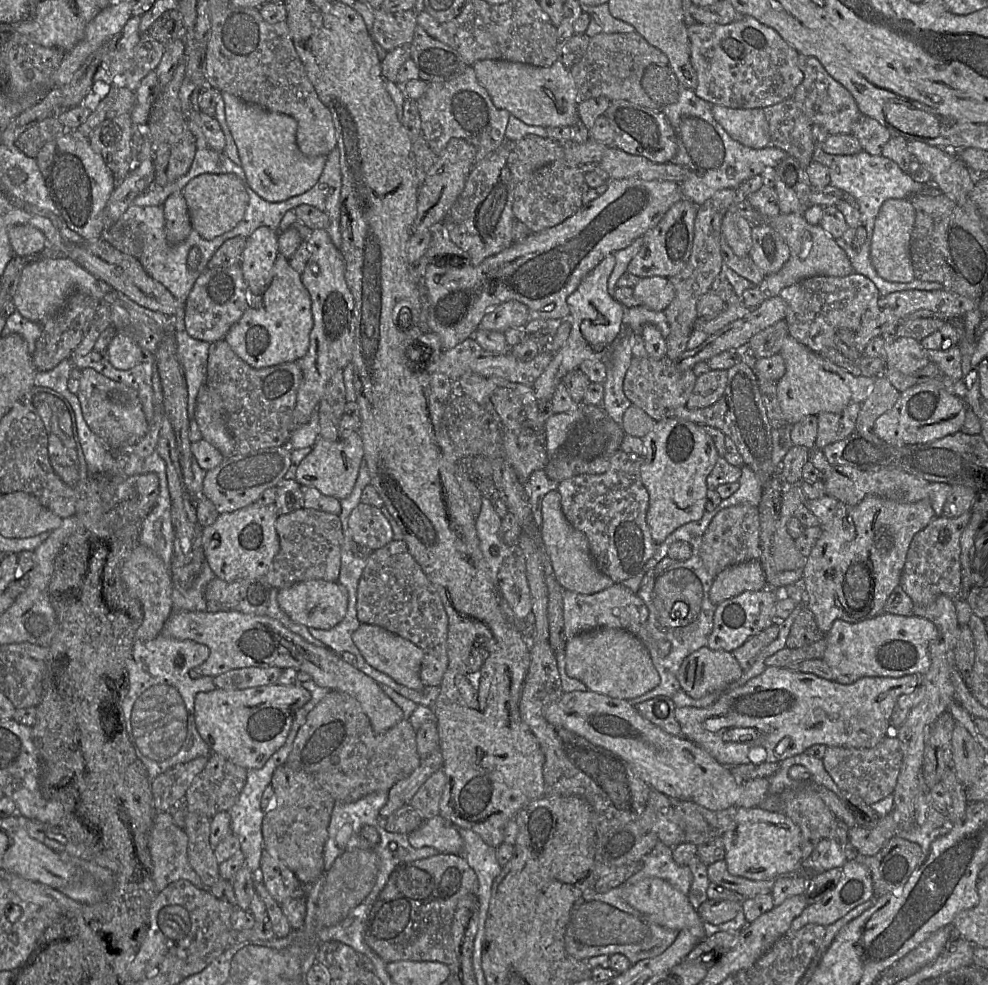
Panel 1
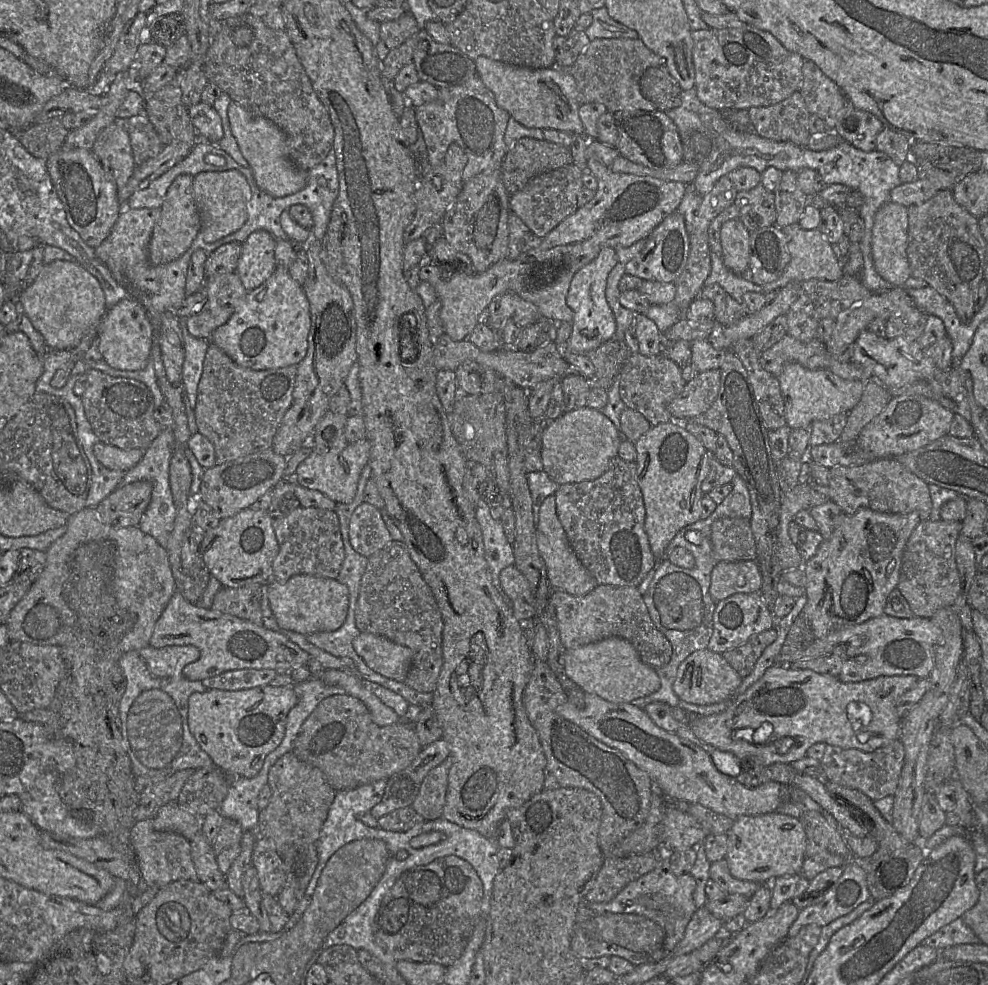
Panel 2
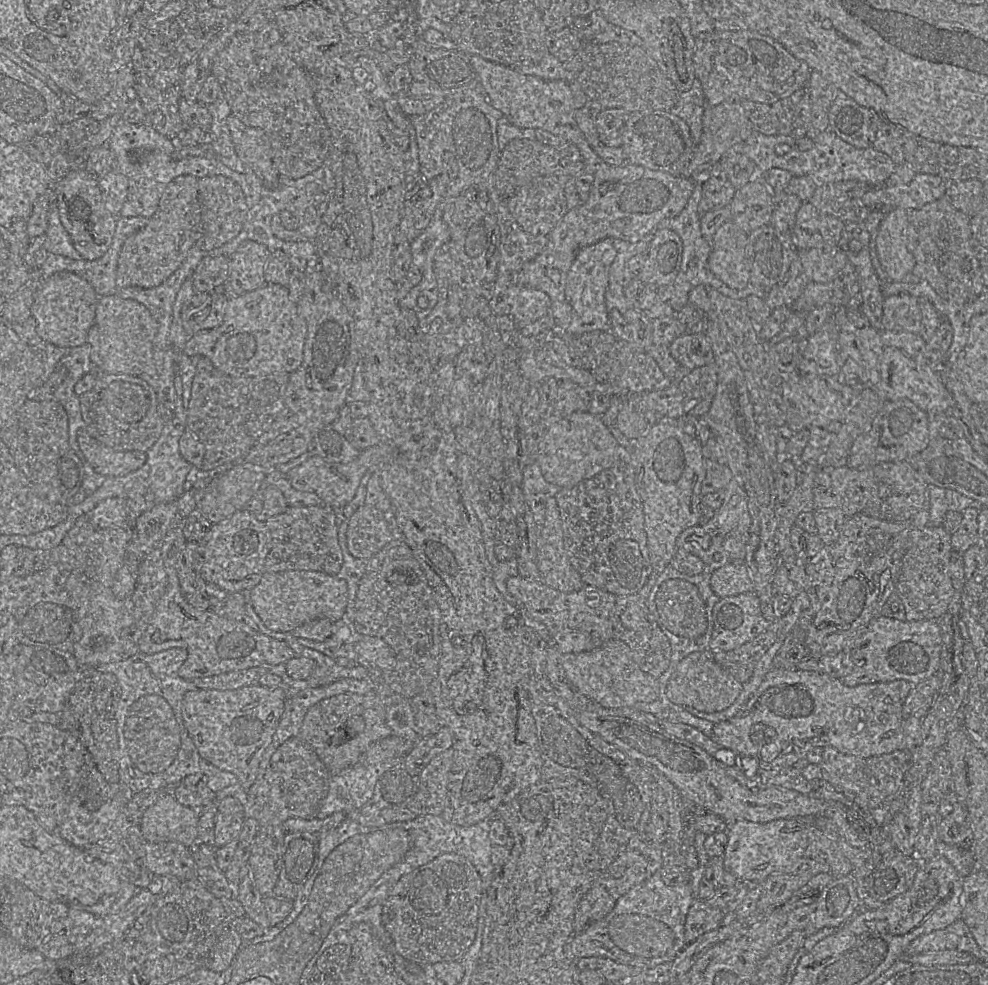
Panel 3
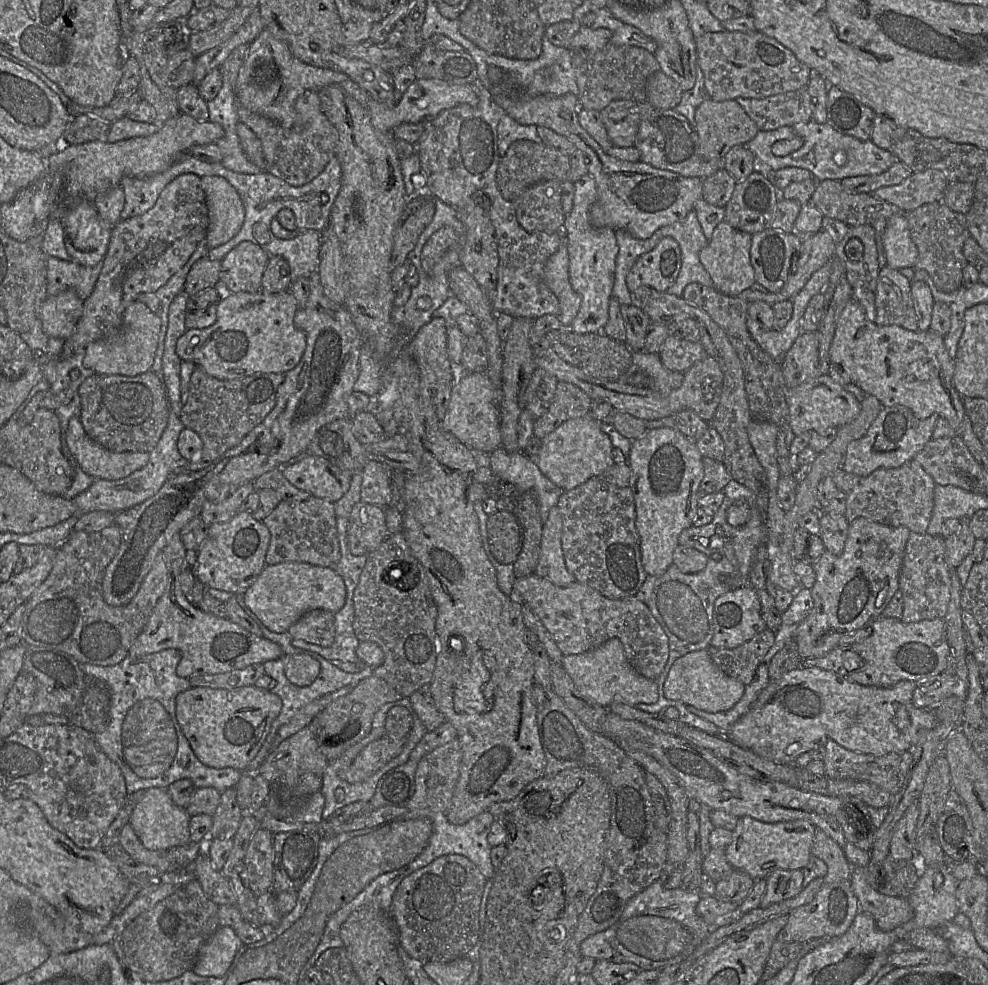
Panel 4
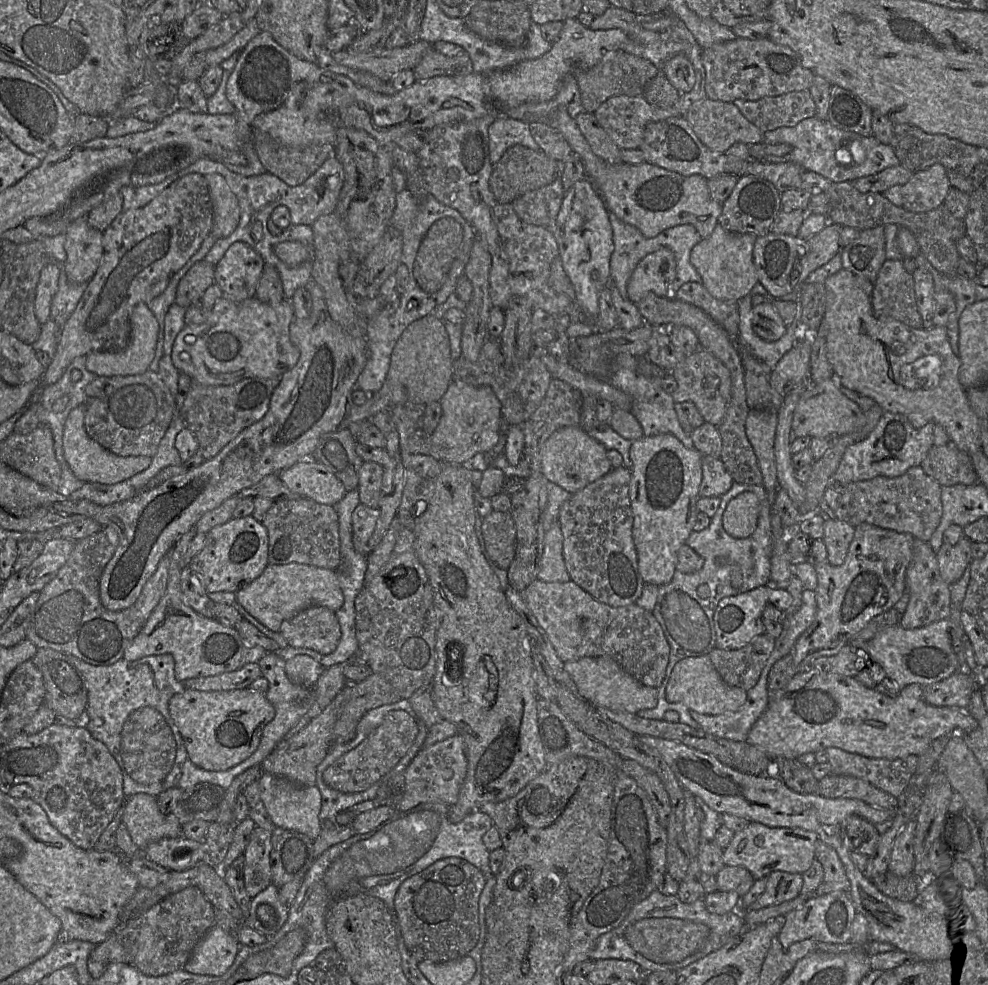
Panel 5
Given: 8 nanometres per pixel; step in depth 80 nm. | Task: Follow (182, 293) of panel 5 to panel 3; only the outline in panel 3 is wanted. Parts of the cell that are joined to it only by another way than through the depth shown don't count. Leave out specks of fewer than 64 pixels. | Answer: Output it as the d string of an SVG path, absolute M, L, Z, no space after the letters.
M203 257L191 279L196 292L212 292L217 287L224 287L229 275L229 257Z

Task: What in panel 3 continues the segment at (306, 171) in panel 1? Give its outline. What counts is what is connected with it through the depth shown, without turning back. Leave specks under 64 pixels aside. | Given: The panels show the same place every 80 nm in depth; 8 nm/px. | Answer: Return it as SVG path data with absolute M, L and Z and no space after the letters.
M231 114L228 128L239 158L262 179L264 185L275 189L280 174L272 163L272 146L268 135L259 128L249 127Z

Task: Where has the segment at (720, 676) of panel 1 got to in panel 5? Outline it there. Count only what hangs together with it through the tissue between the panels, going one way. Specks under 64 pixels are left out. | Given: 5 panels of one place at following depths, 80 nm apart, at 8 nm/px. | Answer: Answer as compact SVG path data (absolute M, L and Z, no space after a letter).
M709 655L686 657L678 661L666 687L668 702L681 702L689 710L700 714L720 715L725 712L734 712L746 702L746 699L747 692L744 689L727 685L722 680Z

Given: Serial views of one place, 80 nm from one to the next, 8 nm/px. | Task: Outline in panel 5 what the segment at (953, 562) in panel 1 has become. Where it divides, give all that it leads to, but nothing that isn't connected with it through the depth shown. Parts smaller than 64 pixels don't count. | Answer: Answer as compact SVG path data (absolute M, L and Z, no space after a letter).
M914 539L912 559L906 570L906 588L910 599L904 613L900 616L899 625L904 629L914 629L929 625L938 620L948 619L951 615L951 585L940 575L937 553L928 542Z

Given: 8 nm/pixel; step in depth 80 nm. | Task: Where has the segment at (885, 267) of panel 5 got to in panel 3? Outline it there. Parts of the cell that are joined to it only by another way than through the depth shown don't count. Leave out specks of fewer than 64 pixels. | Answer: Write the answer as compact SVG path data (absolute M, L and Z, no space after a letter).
M900 293L884 298L882 328L886 331L920 333L921 311L918 298Z

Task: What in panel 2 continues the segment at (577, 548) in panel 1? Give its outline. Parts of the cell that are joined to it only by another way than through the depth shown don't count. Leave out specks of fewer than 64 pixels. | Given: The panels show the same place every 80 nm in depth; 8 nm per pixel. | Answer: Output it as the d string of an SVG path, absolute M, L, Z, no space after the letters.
M555 495L548 496L540 507L537 544L540 556L545 563L549 584L553 590L566 592L573 596L584 596L599 585L580 562L569 544L557 515Z

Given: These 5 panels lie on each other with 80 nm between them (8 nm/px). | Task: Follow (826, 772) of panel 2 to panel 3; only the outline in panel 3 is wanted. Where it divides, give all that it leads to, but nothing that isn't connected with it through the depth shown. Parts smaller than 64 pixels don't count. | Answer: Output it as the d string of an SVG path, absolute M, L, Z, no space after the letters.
M831 746L823 748L822 759L819 763L822 778L827 782L853 795L870 795L884 802L889 802L901 790L910 765L911 753L906 749L873 757L860 757L841 753Z

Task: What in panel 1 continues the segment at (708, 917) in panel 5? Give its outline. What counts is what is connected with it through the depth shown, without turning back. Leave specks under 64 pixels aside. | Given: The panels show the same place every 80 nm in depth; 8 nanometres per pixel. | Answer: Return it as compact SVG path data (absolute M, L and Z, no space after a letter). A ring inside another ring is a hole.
M658 841L655 847L641 860L641 869L625 883L636 884L647 878L660 878L688 895L693 875L689 866L679 866L672 857L673 848ZM620 887L606 893L586 890L573 904L564 935L565 949L572 957L586 961L596 956L622 954L632 965L664 953L676 940L678 931L664 928L640 913L620 896Z

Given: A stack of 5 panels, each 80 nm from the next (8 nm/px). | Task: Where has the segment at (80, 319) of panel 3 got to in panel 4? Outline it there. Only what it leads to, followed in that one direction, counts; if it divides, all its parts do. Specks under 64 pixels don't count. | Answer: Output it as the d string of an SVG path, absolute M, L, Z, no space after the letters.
M72 288L48 296L40 307L39 319L49 337L69 338L83 313L82 300Z

